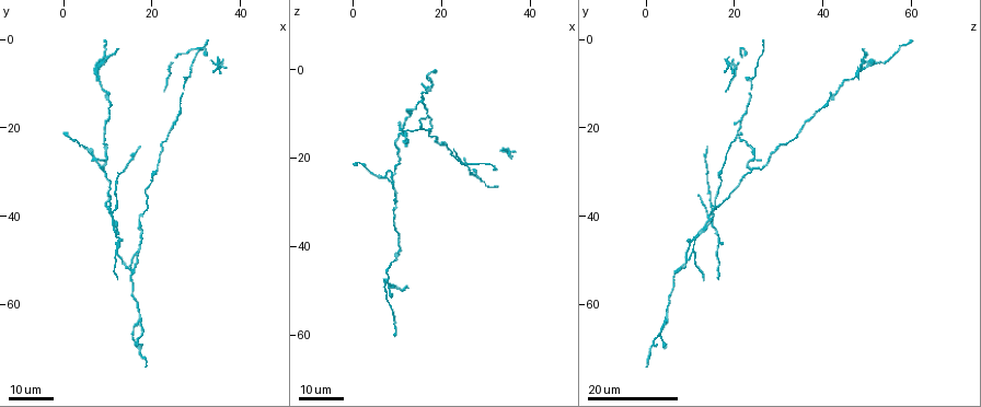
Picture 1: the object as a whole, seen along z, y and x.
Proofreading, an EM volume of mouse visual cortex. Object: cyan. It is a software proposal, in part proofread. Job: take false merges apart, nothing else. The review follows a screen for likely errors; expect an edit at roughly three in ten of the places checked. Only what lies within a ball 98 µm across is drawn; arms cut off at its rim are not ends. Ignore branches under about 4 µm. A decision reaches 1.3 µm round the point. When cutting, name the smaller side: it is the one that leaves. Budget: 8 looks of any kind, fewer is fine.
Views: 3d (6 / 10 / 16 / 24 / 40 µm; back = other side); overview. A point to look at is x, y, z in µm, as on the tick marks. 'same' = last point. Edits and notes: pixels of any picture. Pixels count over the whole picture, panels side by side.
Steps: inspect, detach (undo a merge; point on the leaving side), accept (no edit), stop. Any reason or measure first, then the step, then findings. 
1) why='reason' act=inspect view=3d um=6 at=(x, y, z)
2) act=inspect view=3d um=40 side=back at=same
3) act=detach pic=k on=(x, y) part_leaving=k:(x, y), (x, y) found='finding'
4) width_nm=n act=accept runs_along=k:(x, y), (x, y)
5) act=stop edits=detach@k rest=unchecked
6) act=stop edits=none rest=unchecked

why='arms part here' act=inspect view=3d um=24 at=(16.0, 52.5, 7.5)

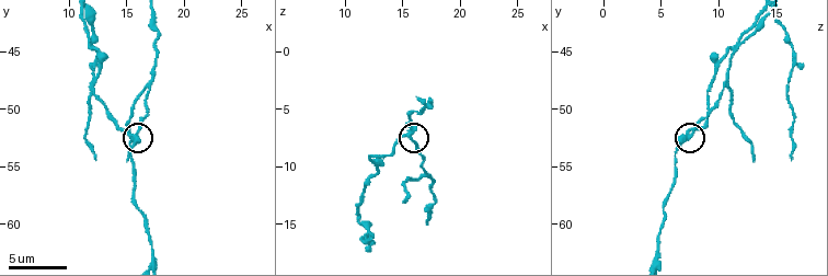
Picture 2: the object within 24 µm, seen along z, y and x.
why='closer look' act=inspect view=3d um=10 at=(15.8, 52.2, 7.6)

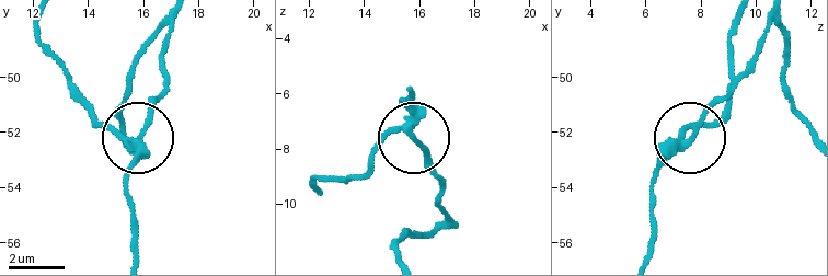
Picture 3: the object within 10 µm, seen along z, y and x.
width_nm=250 act=accept runs_along=3:(319, 182), (345, 182), (388, 140), (413, 135), (401, 100) found='one neuron here'

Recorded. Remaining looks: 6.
why='two arms in line, one across' act=inspect view=3d um=10 at=(17.0, 47.8, 10.8)

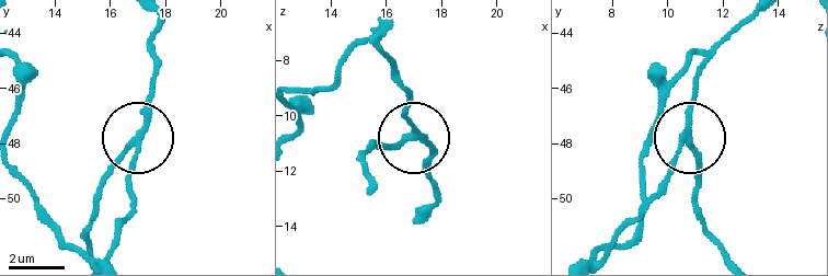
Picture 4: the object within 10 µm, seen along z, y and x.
side_arm_um=8 act=detach pic=4 on=(123, 156) part_leaving=4:(417, 136), (376, 144), (361, 160), (368, 174) found='two neurons meet here'

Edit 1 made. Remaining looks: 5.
act=inspect view=overview

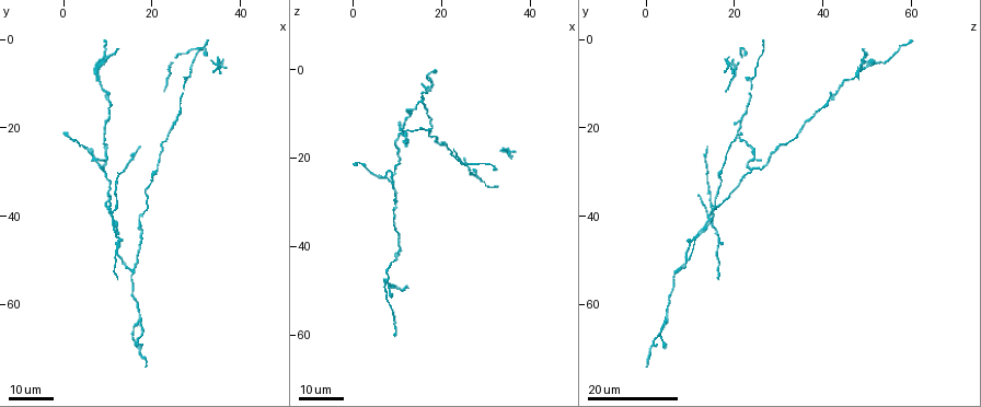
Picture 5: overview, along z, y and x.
why='calibre changes' act=inspect view=3d um=16 at=(12.8, 45.2, 10.6)

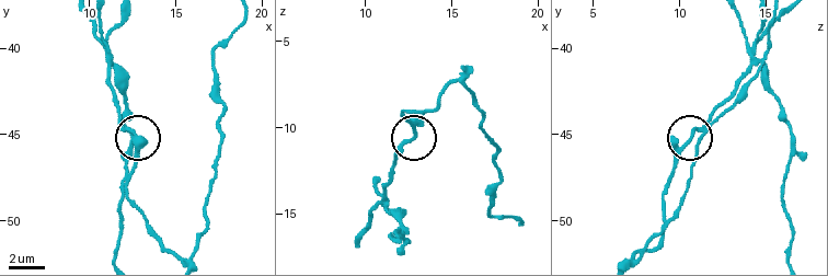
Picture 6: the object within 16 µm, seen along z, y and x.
act=accept found='continuous, no second neuron'

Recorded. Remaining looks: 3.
act=inspect view=3d um=24 at=(20.5, 31.5, 17.0)

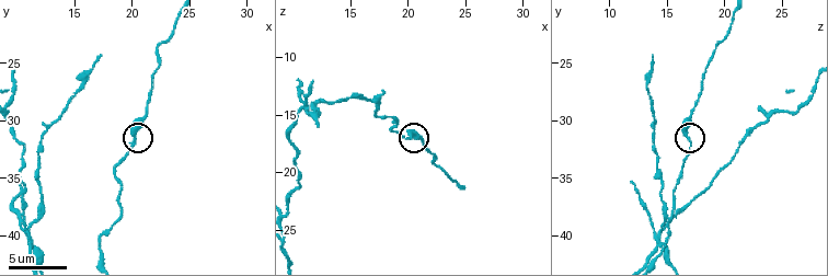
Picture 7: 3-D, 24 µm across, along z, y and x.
act=inspect view=3d um=10 at=(20.2, 31.6, 16.8)

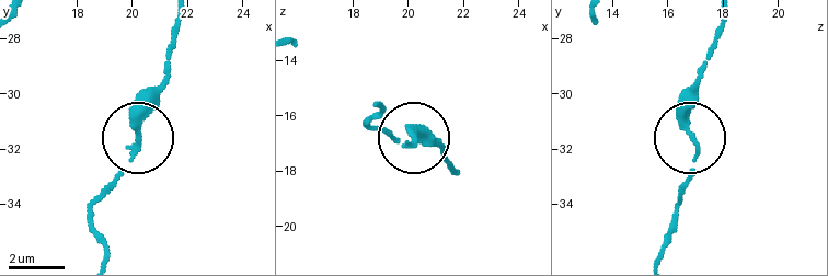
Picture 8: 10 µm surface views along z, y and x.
width_nm=230 act=accept runs_along=8:(662, 251), (697, 152), (685, 110), (692, 83) found='one neuron here'

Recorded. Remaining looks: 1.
act=stop edits=detach@4 rest=unchecked

